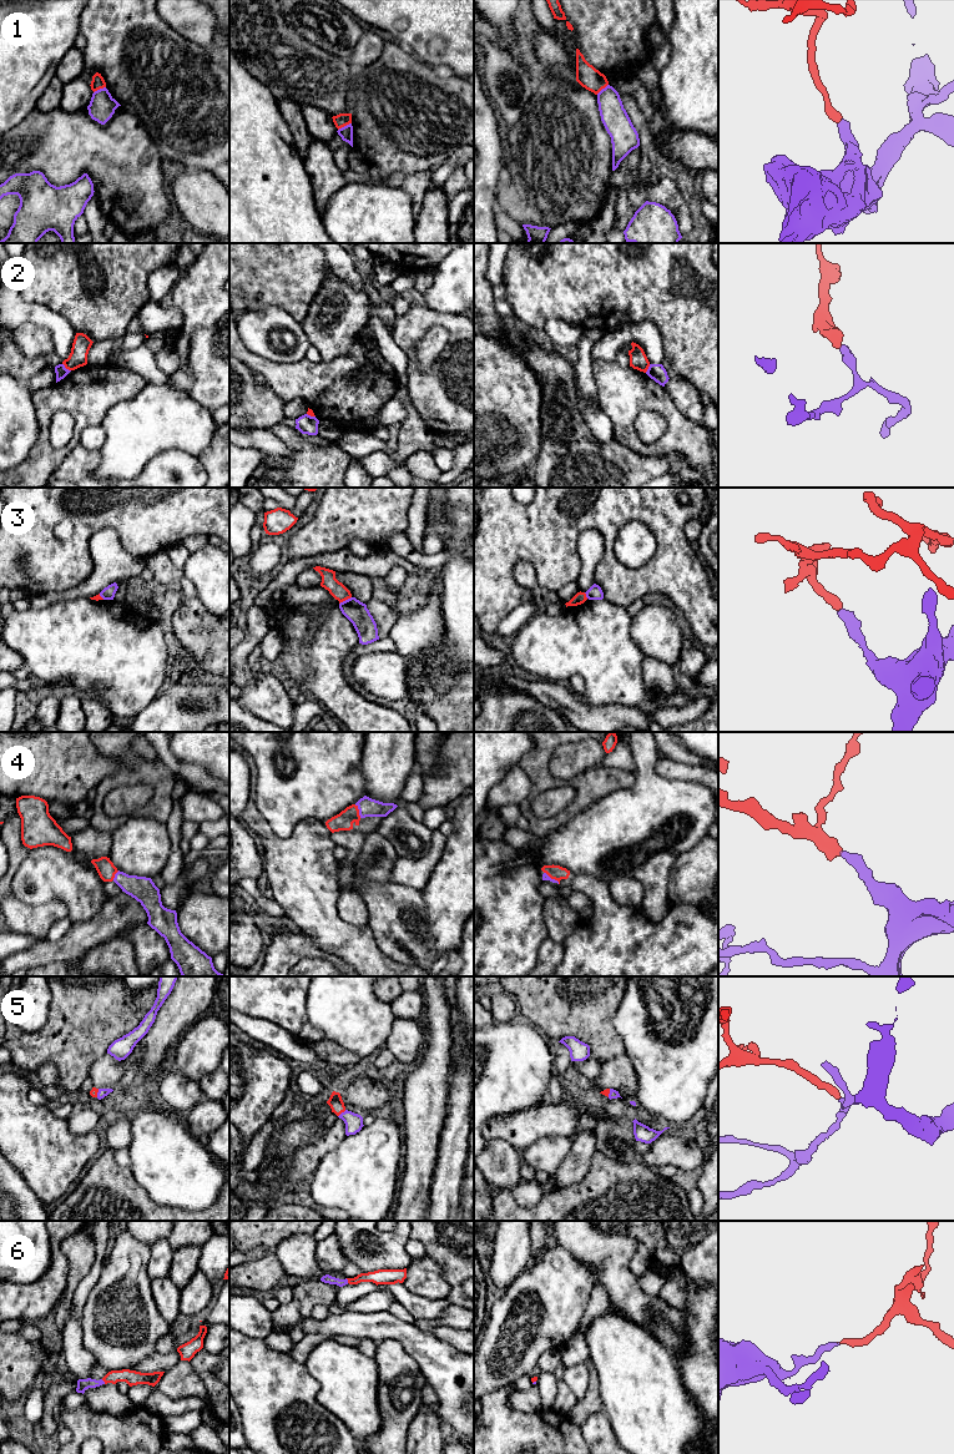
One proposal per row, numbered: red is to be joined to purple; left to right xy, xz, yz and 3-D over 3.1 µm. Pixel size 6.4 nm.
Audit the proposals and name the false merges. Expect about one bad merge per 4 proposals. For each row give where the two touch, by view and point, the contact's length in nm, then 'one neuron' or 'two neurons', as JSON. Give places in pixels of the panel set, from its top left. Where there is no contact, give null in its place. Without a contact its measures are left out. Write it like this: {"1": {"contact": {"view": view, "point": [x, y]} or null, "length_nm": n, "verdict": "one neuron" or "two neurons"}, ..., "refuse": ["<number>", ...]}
{"1": {"contact": {"view": "xz", "point": [344, 126]}, "length_nm": 100, "verdict": "two neurons"}, "2": {"contact": {"view": "xy", "point": [65, 368]}, "length_nm": 80, "verdict": "two neurons"}, "3": {"contact": {"view": "xz", "point": [346, 600]}, "length_nm": 90, "verdict": "two neurons"}, "4": {"contact": {"view": "xz", "point": [359, 811]}, "length_nm": 100, "verdict": "one neuron"}, "5": {"contact": {"view": "xz", "point": [342, 1112]}, "length_nm": 70, "verdict": "one neuron"}, "6": {"contact": {"view": "xy", "point": [104, 1382]}, "length_nm": 40, "verdict": "one neuron"}, "refuse": ["1", "2", "3"]}

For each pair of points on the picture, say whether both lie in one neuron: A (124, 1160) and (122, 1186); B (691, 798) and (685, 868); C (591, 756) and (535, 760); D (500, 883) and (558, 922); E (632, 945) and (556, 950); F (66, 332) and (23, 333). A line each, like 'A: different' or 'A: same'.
A: different
B: different
C: different
D: different
E: different
F: different

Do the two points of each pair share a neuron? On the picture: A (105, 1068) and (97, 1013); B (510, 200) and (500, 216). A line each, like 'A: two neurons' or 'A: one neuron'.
A: two neurons
B: two neurons

